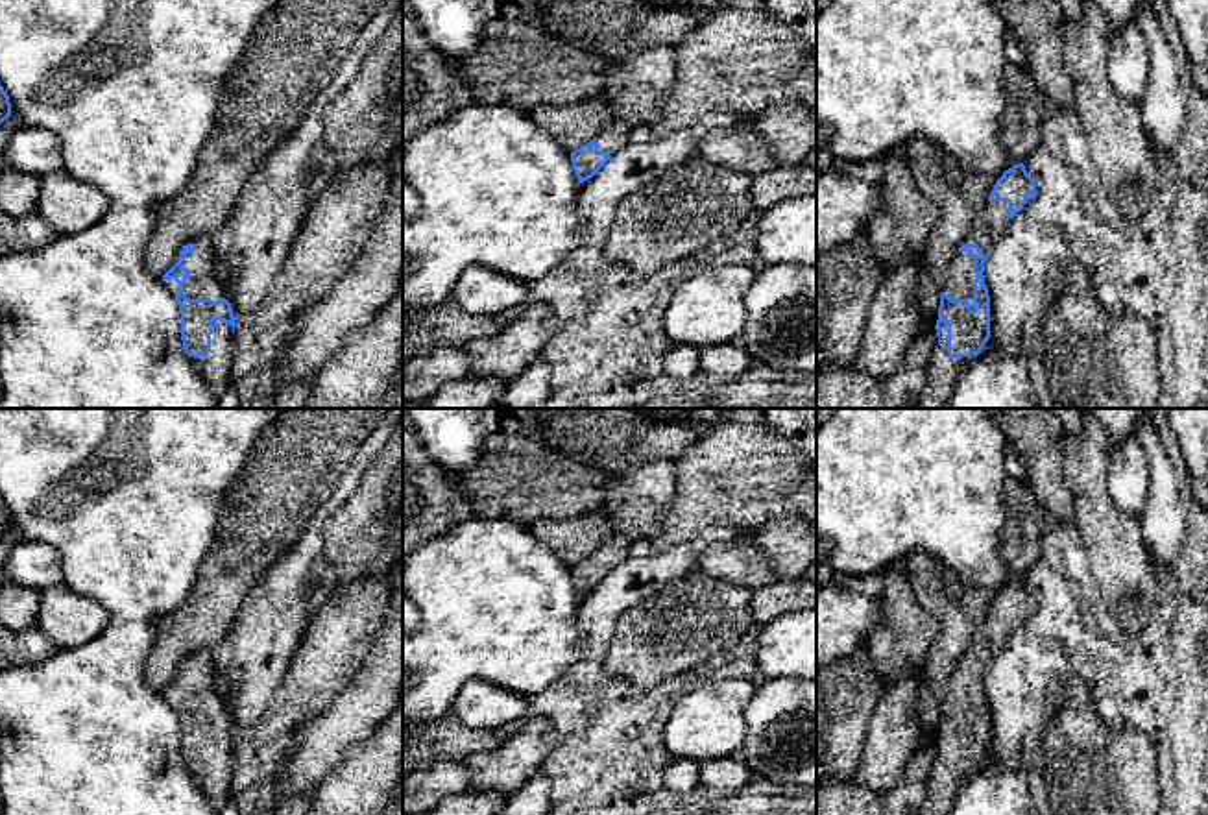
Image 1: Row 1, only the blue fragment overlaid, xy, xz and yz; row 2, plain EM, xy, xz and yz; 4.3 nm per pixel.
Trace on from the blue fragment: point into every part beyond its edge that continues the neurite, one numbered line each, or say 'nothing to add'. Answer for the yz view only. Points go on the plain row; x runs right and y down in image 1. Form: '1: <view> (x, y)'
1: yz (959, 697)

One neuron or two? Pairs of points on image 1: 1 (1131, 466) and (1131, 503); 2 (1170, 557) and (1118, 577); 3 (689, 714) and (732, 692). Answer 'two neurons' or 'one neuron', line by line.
1: one neuron
2: two neurons
3: one neuron

